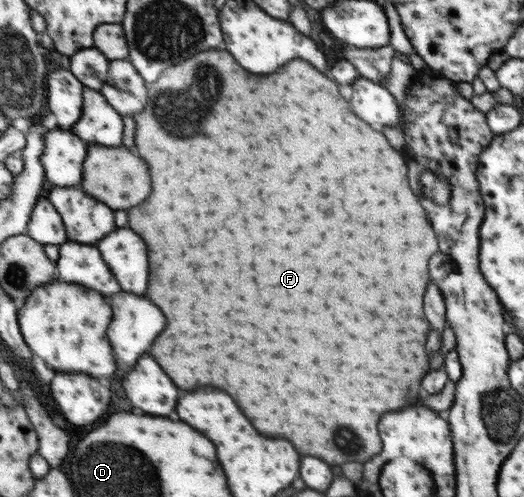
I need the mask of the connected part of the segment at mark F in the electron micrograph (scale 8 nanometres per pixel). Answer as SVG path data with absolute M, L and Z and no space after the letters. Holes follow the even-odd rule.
M216 49L204 51L204 53L198 53L196 57L190 57L184 63L169 67L158 81L149 84L148 107L137 113L135 118L138 122L138 149L140 149L140 155L144 159L148 159L152 165L156 193L144 205L140 205L136 211L132 209L130 217L132 217L132 227L148 241L150 253L152 253L152 289L148 291L148 295L170 317L168 333L164 333L164 337L160 337L160 341L156 341L156 349L152 349L152 355L164 365L164 369L168 369L172 379L186 391L190 391L192 387L198 387L198 385L214 385L220 389L228 389L228 393L232 393L232 397L236 397L236 401L240 401L240 407L244 409L244 413L248 413L248 417L252 417L252 425L256 425L256 429L260 429L260 433L268 433L268 437L286 437L304 455L320 457L322 461L336 463L336 465L346 464L346 461L367 462L370 457L378 455L382 451L382 441L380 441L380 433L378 433L380 415L384 415L388 411L398 411L398 409L414 403L418 399L420 381L430 367L428 355L424 351L426 349L424 343L428 337L428 321L422 311L422 297L424 297L424 291L428 285L428 261L438 251L438 241L436 241L436 233L432 231L422 205L418 203L418 197L410 191L408 175L406 175L408 169L406 169L406 163L400 157L400 153L386 141L386 137L382 133L374 131L368 123L364 123L350 111L348 101L338 93L338 82L334 83L331 77L328 79L324 73L314 69L308 61L292 61L292 65L284 65L284 69L278 69L272 75L256 75L256 73L242 69L228 51L216 51ZM194 75L200 81L200 95L208 95L208 99L212 99L212 101L216 101L216 97L218 97L220 81L226 75L228 77L234 75L234 87L238 87L238 103L242 107L242 123L246 125L246 127L242 127L242 137L238 137L240 129L234 125L234 129L230 129L228 139L222 137L220 143L206 137L204 133L184 139L184 119L192 117L192 113L184 113L184 89L188 89L194 83ZM136 213L144 213L144 221L140 221L140 225L136 225ZM166 283L168 283L168 289L174 289L176 293L174 291L164 293L160 287L166 287ZM216 303L220 307L230 309L230 311L226 311L228 313L226 317L222 313L220 315L210 313L210 309L218 309Z

